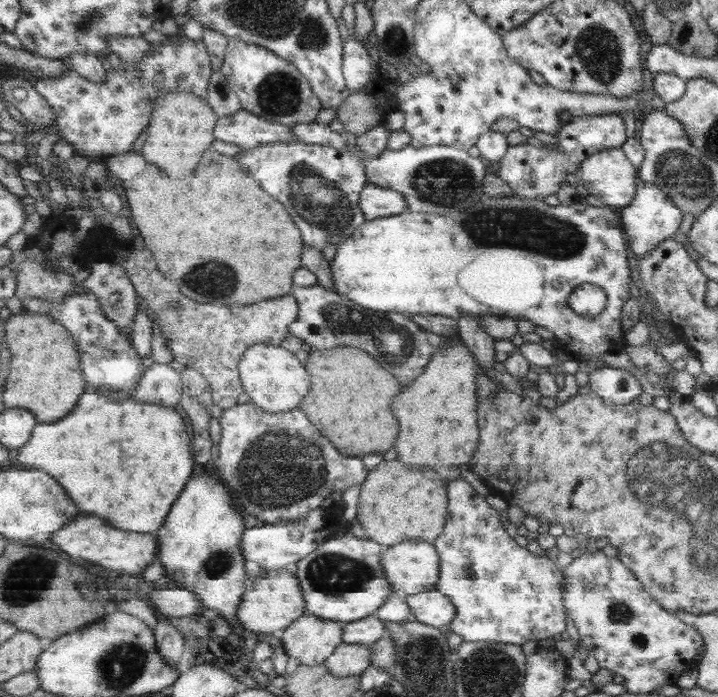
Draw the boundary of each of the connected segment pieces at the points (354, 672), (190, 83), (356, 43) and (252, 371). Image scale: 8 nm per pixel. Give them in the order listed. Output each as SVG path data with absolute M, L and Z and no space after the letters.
M343 642L324 664L339 678L363 676L373 665L373 651L369 645Z
M189 38L171 39L163 43L155 44L153 52L141 61L139 66L133 64L121 64L115 69L109 69L107 82L95 83L83 75L79 75L75 70L67 70L57 78L45 78L45 80L34 80L34 88L40 92L55 109L57 115L54 125L58 134L64 137L75 149L88 152L88 159L101 156L116 155L129 152L137 138L143 134L143 130L148 128L148 123L152 121L153 111L156 110L156 101L164 92L185 92L193 93L201 98L207 98L208 87L212 81L212 60L209 50L203 42L194 42Z
M359 38L350 39L344 46L344 76L352 92L359 92L369 85L377 73L376 62L371 59L367 48Z
M256 344L248 348L240 362L240 378L244 386L244 392L250 397L250 402L260 406L268 412L289 412L303 402L303 398L311 392L312 375L307 366L299 362L299 358L291 350L285 347L273 346L272 344Z

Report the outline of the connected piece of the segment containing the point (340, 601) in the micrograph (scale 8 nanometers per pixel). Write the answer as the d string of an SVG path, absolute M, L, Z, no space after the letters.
M341 534L297 563L296 575L305 592L308 614L343 624L375 615L393 594L397 595L385 573L386 550L385 546L371 539L361 540Z

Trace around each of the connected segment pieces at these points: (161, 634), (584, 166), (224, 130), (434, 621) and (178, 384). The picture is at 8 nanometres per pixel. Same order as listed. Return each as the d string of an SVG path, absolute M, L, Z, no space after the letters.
M170 617L157 621L154 634L160 654L165 656L169 664L177 667L183 656L183 644L186 644L184 635L172 623Z
M620 148L605 149L594 152L578 164L576 173L579 178L581 194L597 196L601 202L609 206L627 206L636 192L638 185L637 170L629 163Z
M244 109L233 116L221 117L215 135L217 140L236 144L241 149L300 141L290 126L269 122L268 119L260 118Z
M436 588L417 595L409 595L405 600L415 615L415 621L429 626L444 629L455 616L456 609L452 600Z
M153 363L143 373L130 396L141 402L169 407L180 404L183 396L182 373L176 372L167 363Z

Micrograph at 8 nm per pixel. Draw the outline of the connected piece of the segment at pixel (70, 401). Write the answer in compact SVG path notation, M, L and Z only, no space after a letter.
M24 311L7 318L6 343L11 351L10 373L4 392L8 408L26 408L41 423L65 418L80 401L87 388L81 368L81 353L74 336L48 314Z

